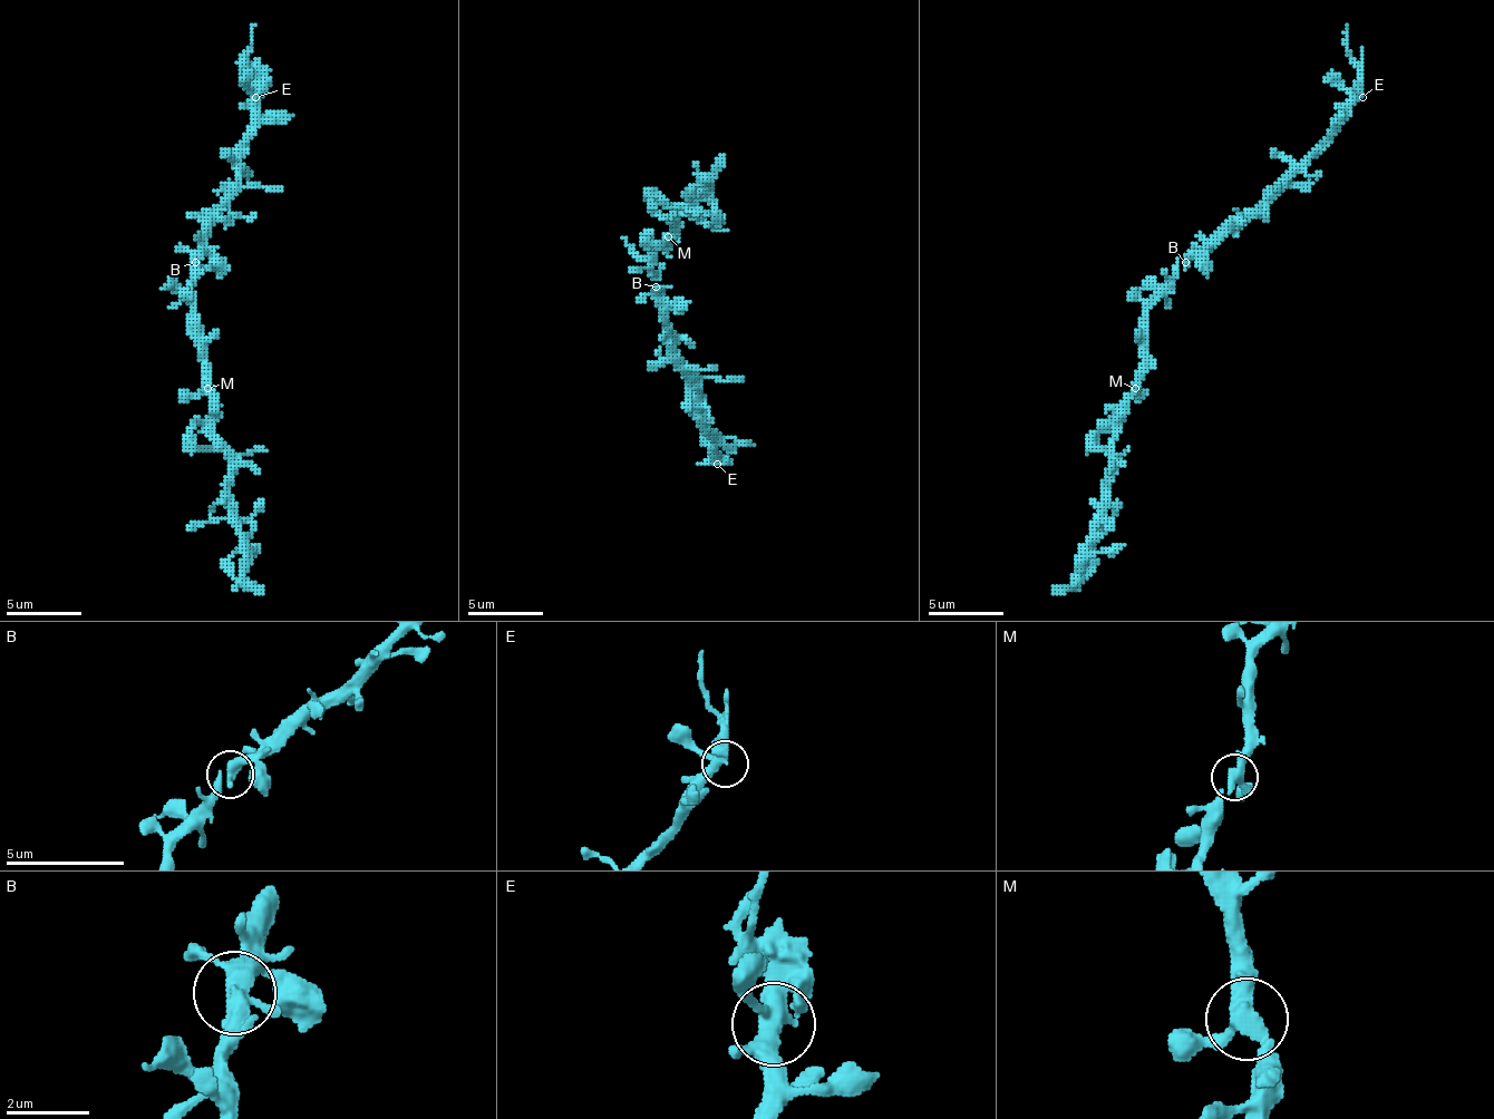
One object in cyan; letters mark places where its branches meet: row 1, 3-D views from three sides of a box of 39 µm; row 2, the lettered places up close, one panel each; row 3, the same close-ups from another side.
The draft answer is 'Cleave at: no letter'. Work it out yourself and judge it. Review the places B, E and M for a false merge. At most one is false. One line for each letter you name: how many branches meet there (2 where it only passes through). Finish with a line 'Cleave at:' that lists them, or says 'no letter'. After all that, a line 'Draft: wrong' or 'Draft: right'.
Cleave at: no letter
Draft: right

